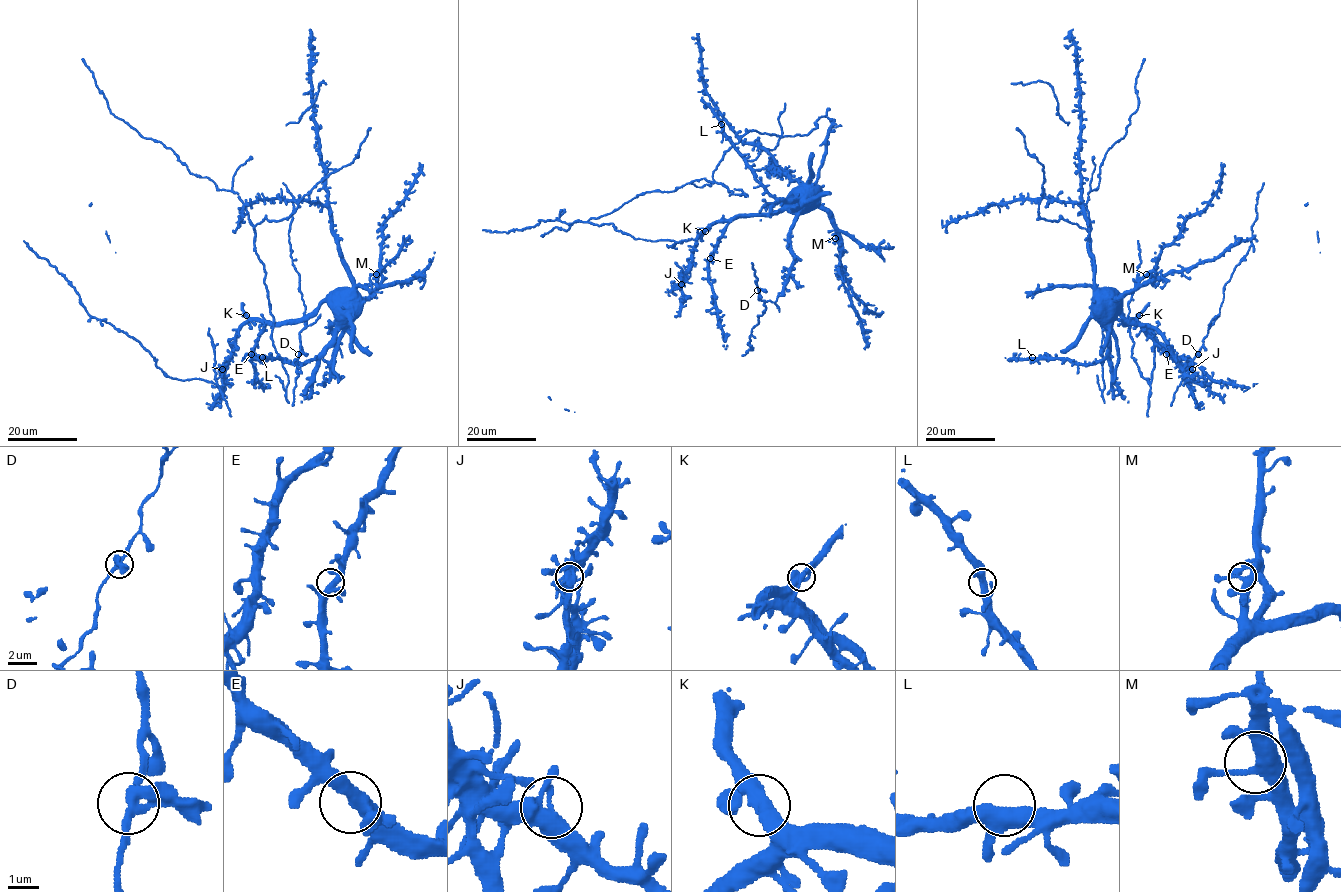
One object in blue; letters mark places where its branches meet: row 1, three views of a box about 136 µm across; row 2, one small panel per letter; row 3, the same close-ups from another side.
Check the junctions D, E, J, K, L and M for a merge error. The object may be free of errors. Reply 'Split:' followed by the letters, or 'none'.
Split: none

